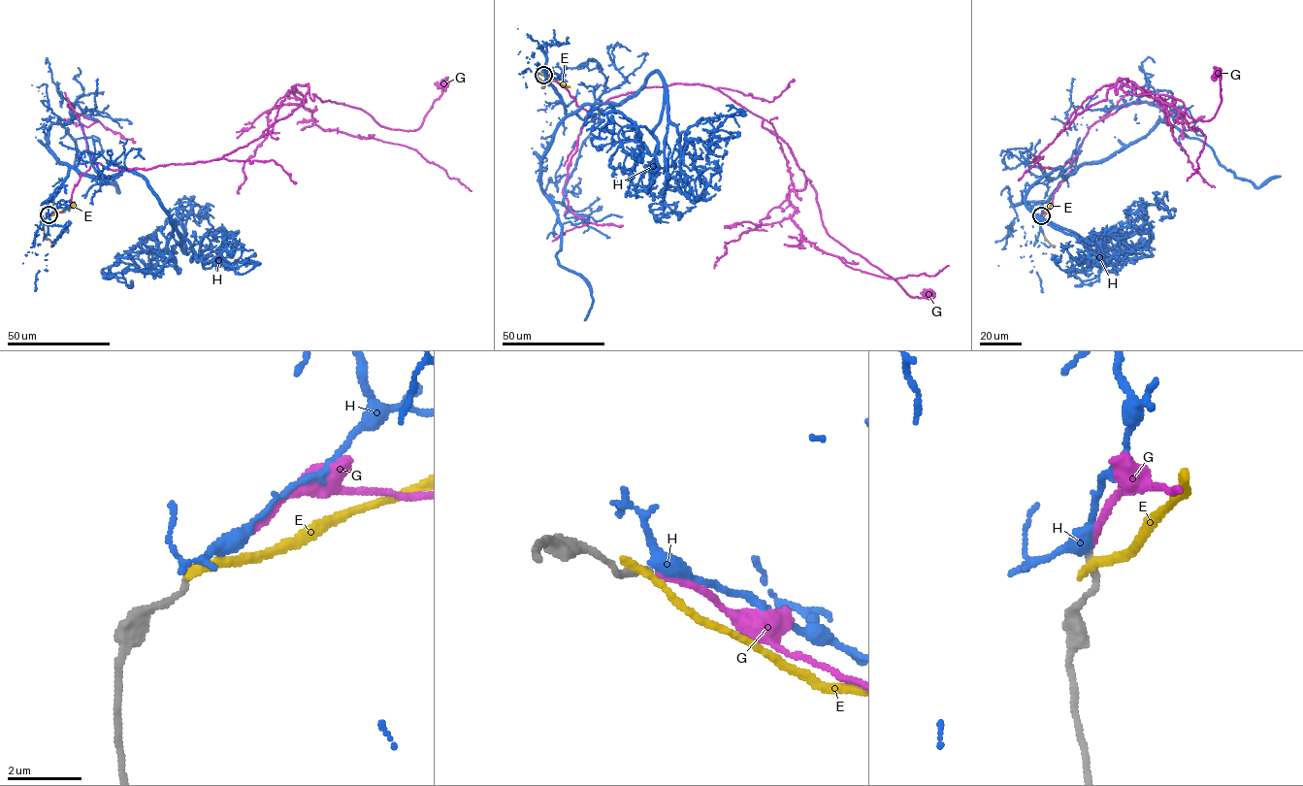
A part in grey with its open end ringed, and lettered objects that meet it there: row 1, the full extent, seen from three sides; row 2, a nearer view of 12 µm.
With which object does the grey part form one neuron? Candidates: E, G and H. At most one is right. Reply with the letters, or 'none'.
G

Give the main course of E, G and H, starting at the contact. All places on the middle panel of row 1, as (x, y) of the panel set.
E: (542, 75), (570, 86)
G: (543, 75), (588, 111), (644, 87), (718, 88), (788, 146), (811, 180), (828, 233), (912, 297), (930, 295)
H: (543, 75), (567, 114), (619, 105), (651, 74), (662, 77), (660, 193), (681, 213), (655, 214)

